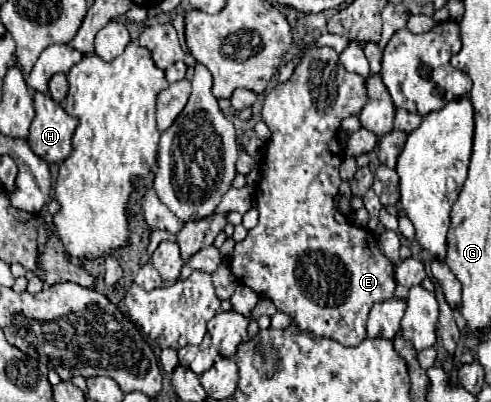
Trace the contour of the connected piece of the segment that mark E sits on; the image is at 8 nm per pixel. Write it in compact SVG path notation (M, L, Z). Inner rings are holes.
M306 45L302 49L302 57L300 57L300 63L296 65L292 77L286 81L286 83L280 83L276 85L264 99L264 105L262 105L262 121L268 125L268 129L272 131L272 137L270 141L266 143L266 153L264 153L264 175L262 175L262 183L256 185L256 205L258 205L258 213L260 213L260 219L258 219L258 225L254 229L248 231L246 239L236 243L234 247L234 253L230 257L230 271L234 273L234 277L250 287L252 291L256 291L260 297L268 297L270 301L274 301L274 305L278 307L278 311L284 311L288 315L292 315L294 319L294 325L302 331L310 331L318 337L328 337L328 339L334 339L346 347L356 347L360 345L364 339L366 339L366 321L368 321L368 313L372 309L374 303L380 303L380 301L390 301L394 297L394 291L396 291L396 281L394 281L394 269L396 265L380 251L378 243L376 243L376 237L366 231L366 229L360 229L360 227L354 227L352 223L336 223L334 221L334 197L338 195L338 185L340 185L340 175L338 175L338 165L342 163L342 147L338 145L338 129L340 129L340 123L342 119L350 117L350 115L358 115L360 109L366 105L366 87L364 87L364 77L358 75L358 73L350 73L344 69L344 65L340 63L338 59L338 53L332 49L332 47L316 47L316 45Z

